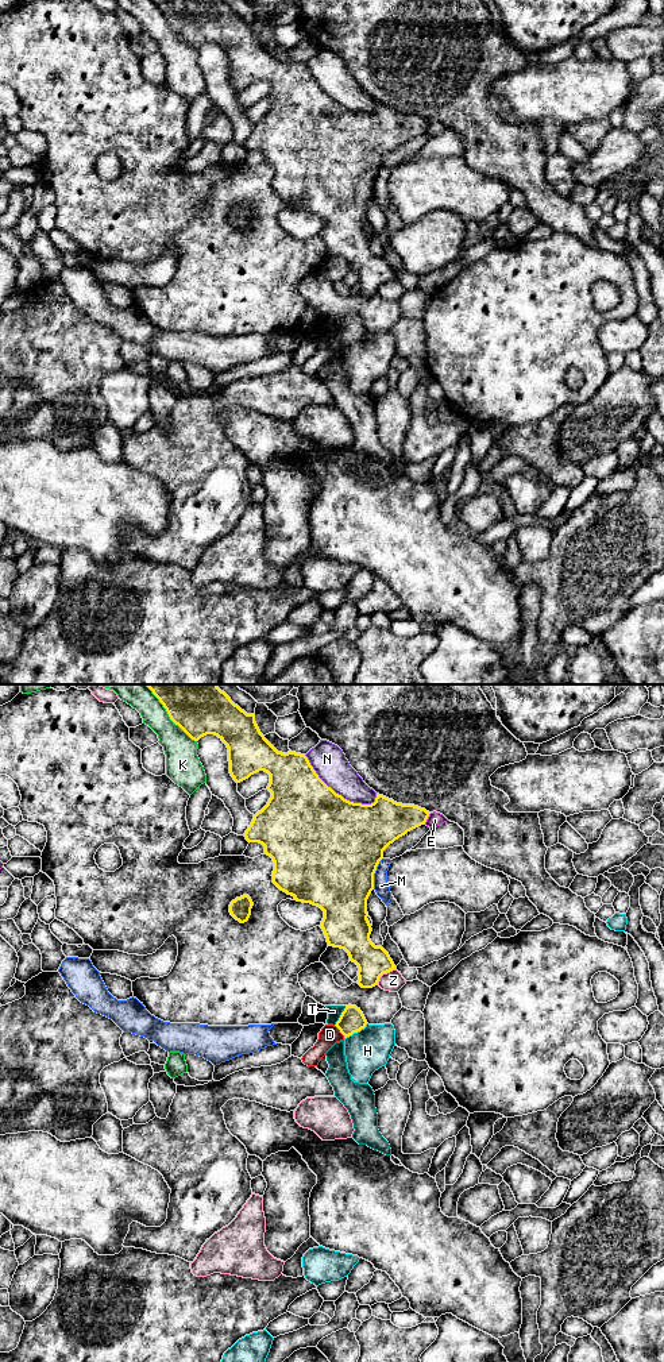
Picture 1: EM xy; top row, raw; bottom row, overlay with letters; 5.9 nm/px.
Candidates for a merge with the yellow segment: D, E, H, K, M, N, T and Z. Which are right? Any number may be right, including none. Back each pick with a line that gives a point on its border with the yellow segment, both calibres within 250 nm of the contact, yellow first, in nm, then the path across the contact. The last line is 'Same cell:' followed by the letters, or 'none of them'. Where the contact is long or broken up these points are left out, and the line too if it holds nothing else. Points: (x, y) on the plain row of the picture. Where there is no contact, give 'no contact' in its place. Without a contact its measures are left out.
Same cell: none of them

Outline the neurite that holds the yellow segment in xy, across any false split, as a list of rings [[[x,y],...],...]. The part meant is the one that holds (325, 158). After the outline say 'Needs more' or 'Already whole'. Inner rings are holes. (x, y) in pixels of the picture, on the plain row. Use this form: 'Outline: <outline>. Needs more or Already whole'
Outline: [[[153,0],[166,18],[170,28],[178,34],[192,49],[198,50],[206,43],[217,45],[228,57],[229,82],[236,92],[251,84],[265,80],[270,84],[267,99],[271,107],[267,113],[254,124],[244,142],[248,151],[259,151],[265,162],[274,170],[273,192],[294,209],[310,212],[324,220],[320,236],[323,238],[328,255],[344,258],[350,270],[355,271],[358,293],[362,297],[372,297],[379,286],[395,278],[393,269],[382,255],[375,255],[371,248],[371,234],[367,228],[367,208],[374,198],[374,182],[383,159],[408,140],[424,134],[429,120],[414,113],[397,112],[377,103],[371,113],[354,112],[336,103],[316,82],[308,66],[289,59],[278,61],[260,42],[255,23],[247,23],[224,0]]]. Already whole

